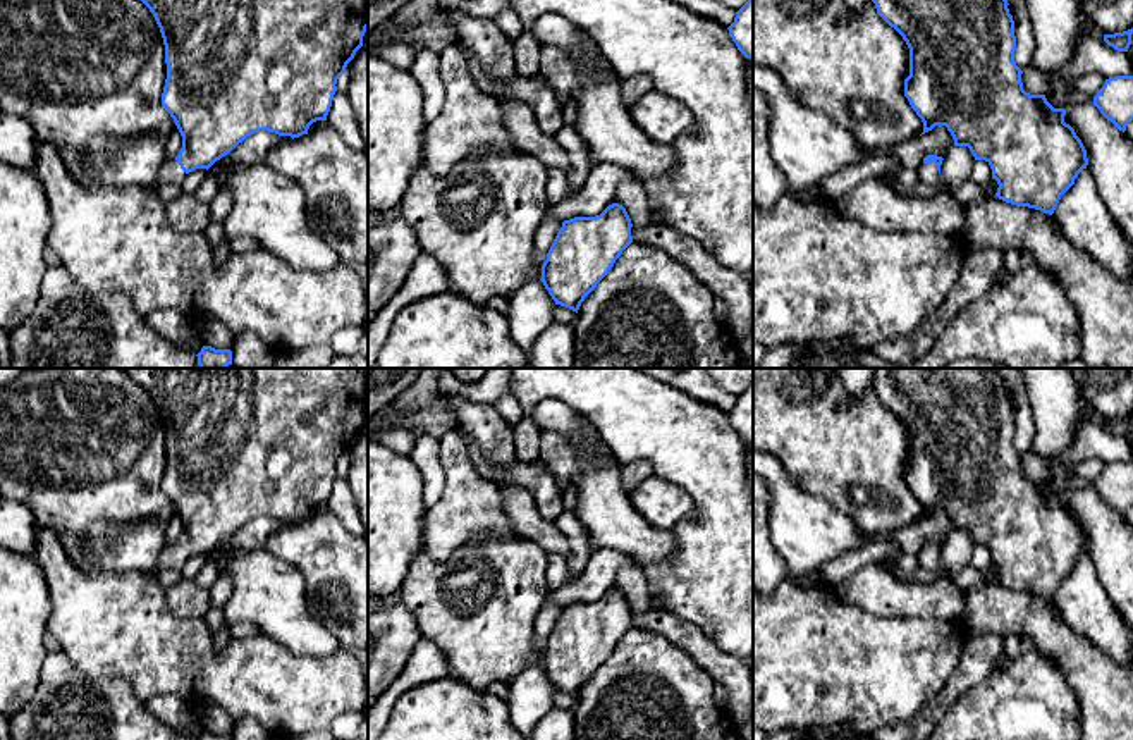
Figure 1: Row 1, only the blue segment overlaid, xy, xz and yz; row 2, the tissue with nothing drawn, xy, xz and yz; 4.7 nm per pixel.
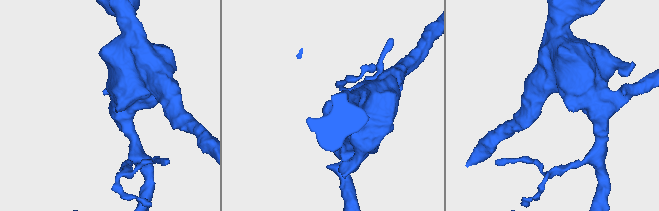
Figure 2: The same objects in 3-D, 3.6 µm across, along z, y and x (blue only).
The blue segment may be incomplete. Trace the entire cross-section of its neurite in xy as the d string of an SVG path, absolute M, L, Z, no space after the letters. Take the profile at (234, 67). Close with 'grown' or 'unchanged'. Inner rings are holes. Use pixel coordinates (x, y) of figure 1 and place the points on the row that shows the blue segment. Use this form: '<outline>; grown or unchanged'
M141 0L153 14L165 45L167 79L162 93L162 105L174 119L181 136L182 148L179 155L160 165L155 189L160 184L181 184L184 177L196 169L210 169L217 160L230 153L239 143L258 131L275 133L279 136L299 138L316 120L327 120L337 91L337 79L346 72L347 64L363 46L363 36L368 29L368 0Z; grown

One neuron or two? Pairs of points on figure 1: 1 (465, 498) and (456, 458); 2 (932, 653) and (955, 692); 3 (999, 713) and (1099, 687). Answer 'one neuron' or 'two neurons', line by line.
1: one neuron
2: two neurons
3: two neurons

